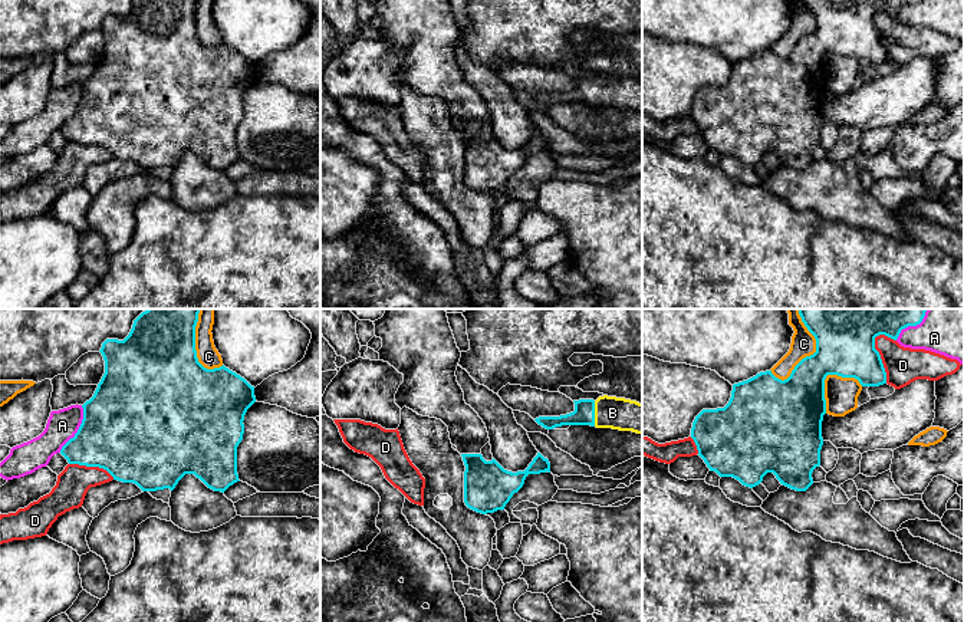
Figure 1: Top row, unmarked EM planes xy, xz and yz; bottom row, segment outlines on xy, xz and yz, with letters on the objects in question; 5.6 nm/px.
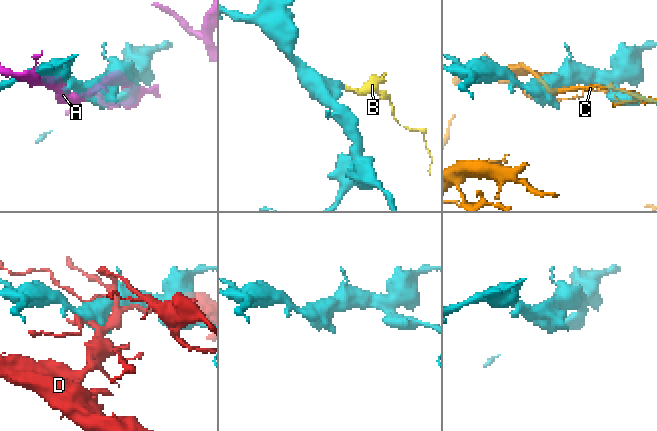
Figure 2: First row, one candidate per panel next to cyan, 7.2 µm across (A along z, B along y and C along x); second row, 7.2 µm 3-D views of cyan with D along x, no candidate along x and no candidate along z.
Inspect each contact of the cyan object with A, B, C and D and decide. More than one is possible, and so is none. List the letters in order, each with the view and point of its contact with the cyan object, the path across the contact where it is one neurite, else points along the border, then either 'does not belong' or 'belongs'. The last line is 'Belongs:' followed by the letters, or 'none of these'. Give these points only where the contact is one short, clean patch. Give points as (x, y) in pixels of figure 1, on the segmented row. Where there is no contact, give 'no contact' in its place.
A: contact xy (79, 428); does not belong
B: contact xz (594, 414); belongs
C: contact yz (816, 348); does not belong
D: contact yz (879, 358); does not belong
Belongs: B

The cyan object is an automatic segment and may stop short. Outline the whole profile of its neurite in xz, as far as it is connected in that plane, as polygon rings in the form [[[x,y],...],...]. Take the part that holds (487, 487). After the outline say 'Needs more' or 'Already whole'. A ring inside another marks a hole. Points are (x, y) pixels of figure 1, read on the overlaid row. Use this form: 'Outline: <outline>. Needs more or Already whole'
Outline: [[[540,452],[524,471],[504,470],[494,458],[486,461],[481,454],[461,454],[464,471],[464,503],[468,509],[487,514],[504,510],[529,474],[550,473],[550,463]]]. Already whole

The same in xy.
Outline: [[[147,309],[124,340],[106,339],[101,353],[105,373],[93,396],[86,401],[82,424],[60,450],[69,464],[99,467],[113,480],[134,483],[142,491],[175,488],[185,474],[194,474],[208,488],[224,493],[240,481],[237,447],[244,434],[244,415],[256,402],[254,386],[224,365],[204,368],[197,358],[195,326],[200,309]]]. Already whole

